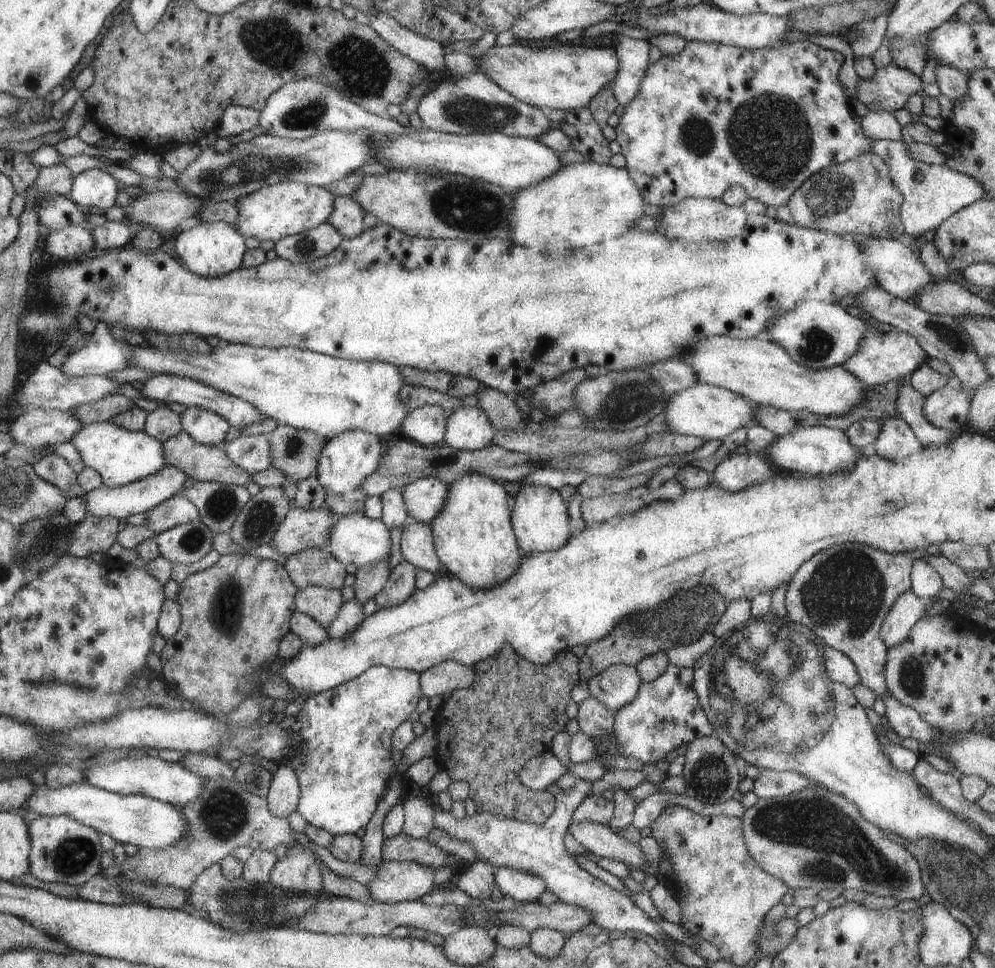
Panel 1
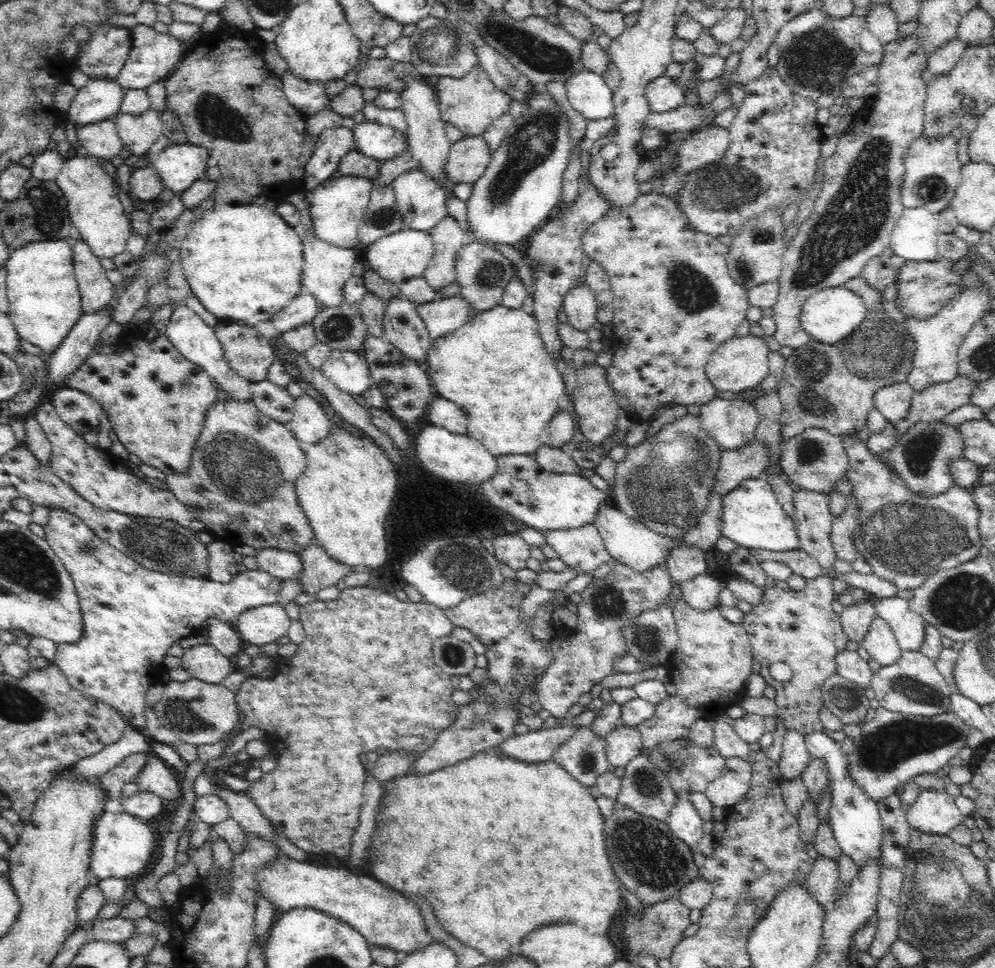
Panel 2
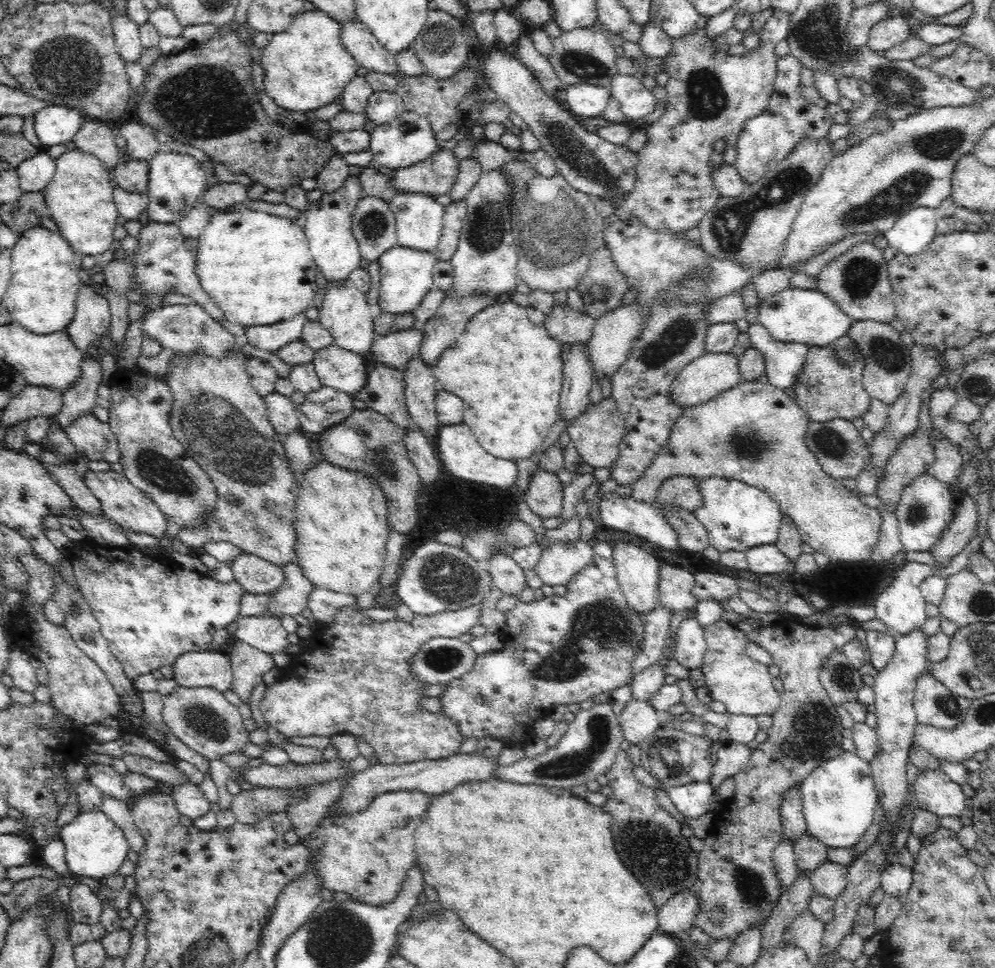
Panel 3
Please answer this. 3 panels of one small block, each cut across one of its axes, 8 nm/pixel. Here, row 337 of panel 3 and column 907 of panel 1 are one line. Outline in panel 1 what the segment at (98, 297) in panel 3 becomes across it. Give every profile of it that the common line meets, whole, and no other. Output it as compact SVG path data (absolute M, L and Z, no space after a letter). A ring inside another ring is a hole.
M889 65L877 68L869 80L859 78L854 100L859 100L867 110L890 112L904 108L907 98L921 89L920 76Z

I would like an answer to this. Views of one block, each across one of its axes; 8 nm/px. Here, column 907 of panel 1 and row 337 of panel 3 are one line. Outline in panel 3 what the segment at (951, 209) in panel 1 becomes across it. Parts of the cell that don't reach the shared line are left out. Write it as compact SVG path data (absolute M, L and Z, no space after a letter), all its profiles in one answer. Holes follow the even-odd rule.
M184 304L164 305L160 310L146 314L146 318L139 322L142 325L144 336L158 339L163 348L170 348L180 355L204 349L206 355L221 359L230 349L239 347L241 342L226 327L212 320L204 309Z

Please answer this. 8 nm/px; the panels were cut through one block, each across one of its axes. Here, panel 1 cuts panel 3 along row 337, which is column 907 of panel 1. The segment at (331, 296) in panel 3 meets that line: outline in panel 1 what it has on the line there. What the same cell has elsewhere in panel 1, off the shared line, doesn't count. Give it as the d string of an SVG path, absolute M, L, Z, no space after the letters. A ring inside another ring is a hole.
M875 322L865 330L860 348L844 362L845 370L856 375L866 388L879 386L886 382L895 381L899 377L908 377L919 365L925 364L928 355L916 342L912 334L897 330L897 327L887 326L882 322Z

